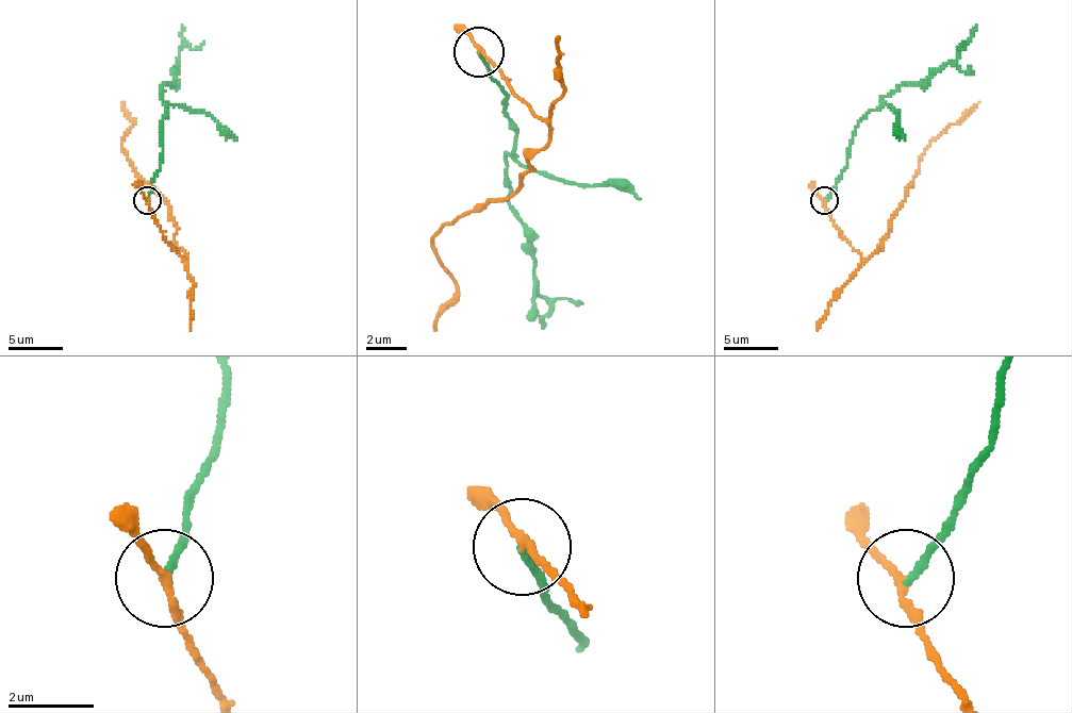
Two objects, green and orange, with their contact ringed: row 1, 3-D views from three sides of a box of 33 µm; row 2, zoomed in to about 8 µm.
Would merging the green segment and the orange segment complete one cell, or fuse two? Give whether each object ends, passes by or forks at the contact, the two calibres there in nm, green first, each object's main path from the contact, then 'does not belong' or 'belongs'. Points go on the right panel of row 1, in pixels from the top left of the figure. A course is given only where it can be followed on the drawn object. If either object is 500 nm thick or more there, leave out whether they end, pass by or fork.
green ends | orange passes by | 170/160 nm | green via (825, 200), (847, 165), (855, 127), (902, 85), (929, 80), (952, 63), (976, 25) | orange via (825, 200), (825, 212), (844, 239), (869, 259), (919, 170), (926, 146), (979, 101) | does not belong

